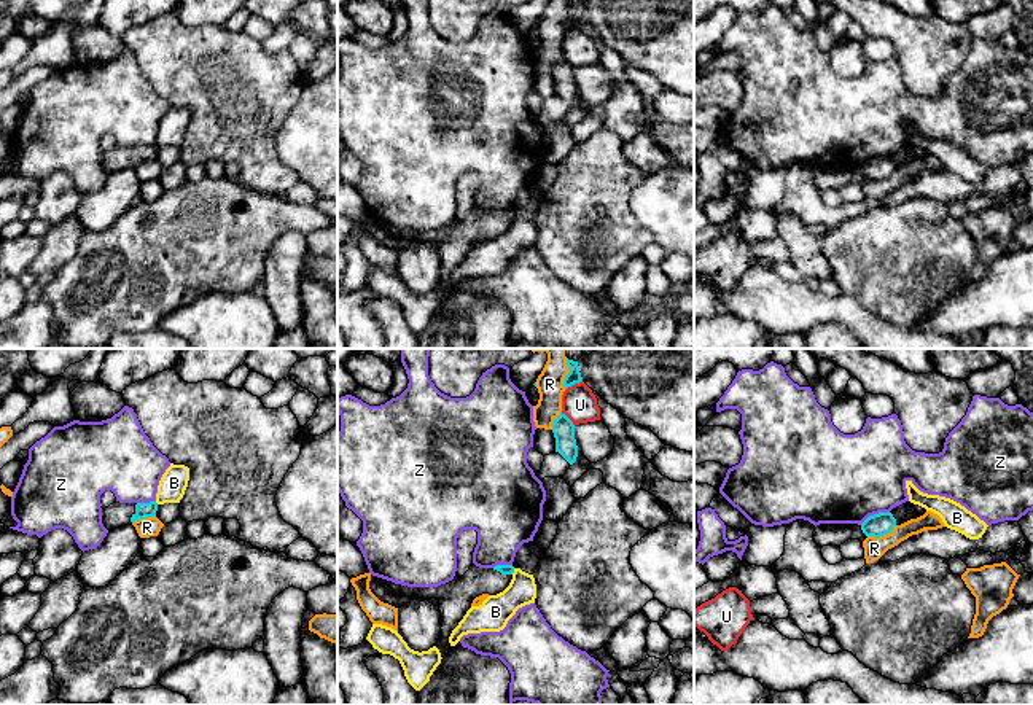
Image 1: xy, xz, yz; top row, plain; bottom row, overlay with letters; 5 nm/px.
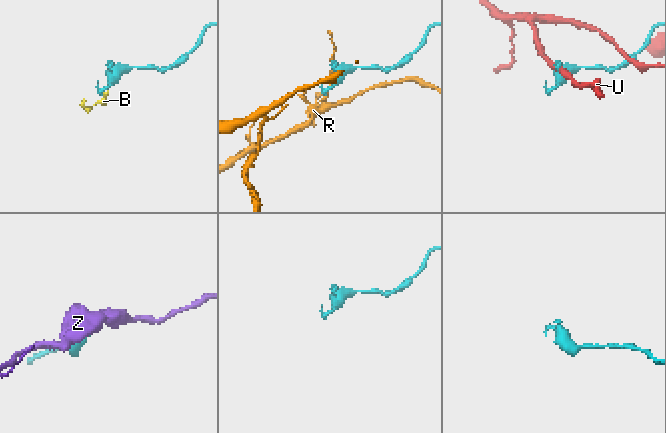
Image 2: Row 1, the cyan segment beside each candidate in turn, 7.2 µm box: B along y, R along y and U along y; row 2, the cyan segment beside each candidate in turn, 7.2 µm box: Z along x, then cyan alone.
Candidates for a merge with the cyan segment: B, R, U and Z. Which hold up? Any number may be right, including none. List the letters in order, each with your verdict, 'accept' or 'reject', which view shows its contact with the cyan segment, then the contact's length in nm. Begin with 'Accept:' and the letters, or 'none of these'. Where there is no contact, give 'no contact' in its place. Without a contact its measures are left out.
Accept: none of these
B: reject | xz | 40 nm
R: reject | yz | 160 nm
U: reject | xz | 100 nm
Z: reject | yz | 170 nm

